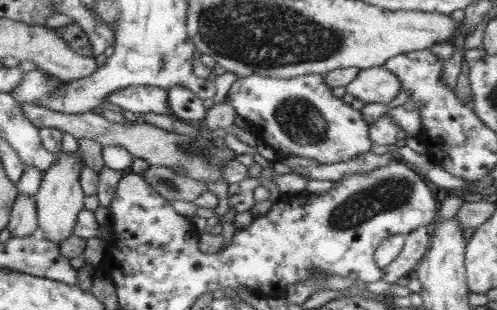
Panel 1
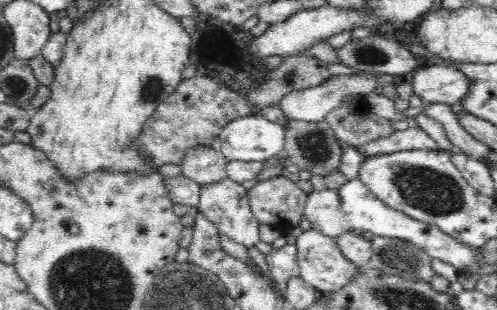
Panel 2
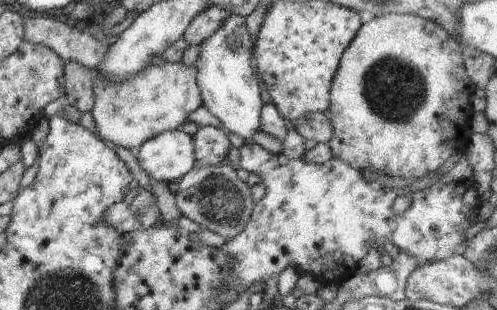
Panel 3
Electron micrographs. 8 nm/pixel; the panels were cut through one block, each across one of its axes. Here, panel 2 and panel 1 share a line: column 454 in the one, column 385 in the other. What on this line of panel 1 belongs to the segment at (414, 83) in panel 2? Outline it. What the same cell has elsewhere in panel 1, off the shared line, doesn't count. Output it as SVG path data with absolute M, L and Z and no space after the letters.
M383 66L359 70L357 78L345 86L345 94L365 104L389 104L401 92L399 80Z

